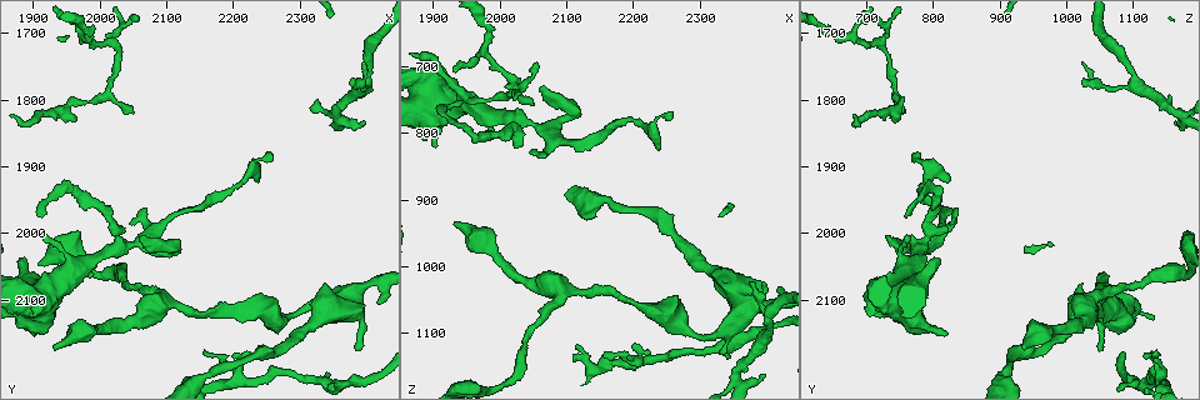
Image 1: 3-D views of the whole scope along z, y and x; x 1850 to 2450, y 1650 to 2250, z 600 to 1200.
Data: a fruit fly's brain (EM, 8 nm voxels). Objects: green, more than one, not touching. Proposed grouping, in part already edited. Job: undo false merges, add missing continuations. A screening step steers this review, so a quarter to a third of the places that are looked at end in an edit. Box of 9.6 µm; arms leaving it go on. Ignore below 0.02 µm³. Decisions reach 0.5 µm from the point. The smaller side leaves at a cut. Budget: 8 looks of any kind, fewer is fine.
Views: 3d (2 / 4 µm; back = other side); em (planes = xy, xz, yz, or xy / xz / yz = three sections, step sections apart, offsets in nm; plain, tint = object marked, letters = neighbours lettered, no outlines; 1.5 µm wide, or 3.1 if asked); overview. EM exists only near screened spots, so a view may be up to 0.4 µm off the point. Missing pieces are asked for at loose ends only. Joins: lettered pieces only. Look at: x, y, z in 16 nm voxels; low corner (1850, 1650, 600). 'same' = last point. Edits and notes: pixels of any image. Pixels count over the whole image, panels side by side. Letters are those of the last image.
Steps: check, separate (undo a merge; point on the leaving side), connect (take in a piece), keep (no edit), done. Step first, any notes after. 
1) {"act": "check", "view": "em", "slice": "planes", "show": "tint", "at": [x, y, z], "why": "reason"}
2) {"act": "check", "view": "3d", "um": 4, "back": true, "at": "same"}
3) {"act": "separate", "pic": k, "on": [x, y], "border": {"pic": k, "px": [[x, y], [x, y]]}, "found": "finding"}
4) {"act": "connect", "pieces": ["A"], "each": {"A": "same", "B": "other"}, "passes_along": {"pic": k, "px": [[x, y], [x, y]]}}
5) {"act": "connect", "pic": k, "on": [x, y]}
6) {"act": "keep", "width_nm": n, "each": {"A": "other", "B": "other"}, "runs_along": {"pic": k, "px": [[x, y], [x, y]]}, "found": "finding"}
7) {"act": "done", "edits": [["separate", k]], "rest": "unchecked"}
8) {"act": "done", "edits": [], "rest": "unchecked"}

{"act": "check", "view": "em", "slice": "planes", "show": "letters", "at": [2395, 1830, 1160], "why": "branch stops here"}

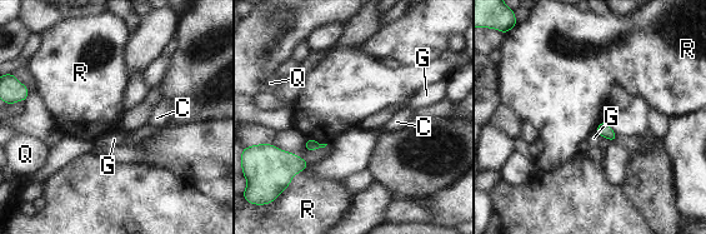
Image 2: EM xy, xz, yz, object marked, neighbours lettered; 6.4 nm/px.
{"act": "keep", "each": {"C": "other", "G": "other", "Q": "other", "R": "other"}, "border": {"pic": 2, "px": [[306, 138], [326, 144]]}, "found": "none of them fits"}

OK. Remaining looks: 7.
{"act": "check", "view": "em", "slice": "xz", "step": 4, "show": "tint", "at": [2205, 2185, 1115], "why": "branch stops here"}

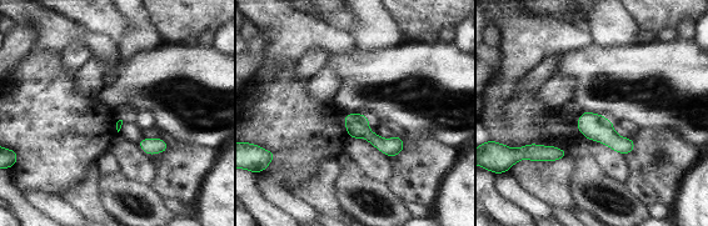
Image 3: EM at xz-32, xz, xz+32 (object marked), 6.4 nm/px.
{"act": "check", "view": "em", "slice": "planes", "show": "letters", "at": "same", "why": "another direction"}

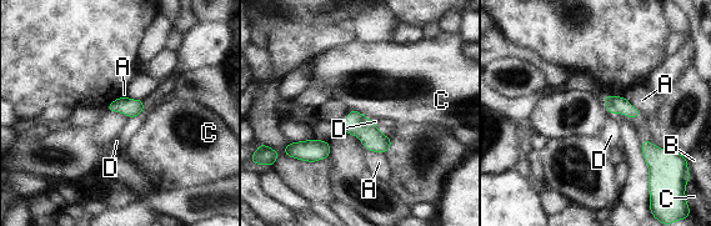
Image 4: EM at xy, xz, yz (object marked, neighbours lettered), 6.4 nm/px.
{"act": "keep", "longest_contact_nm": ["C", 160], "each": {"A": "other", "B": "other", "C": "other", "D": "other"}, "found": "none of them fits"}

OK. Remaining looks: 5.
{"act": "check", "view": "em", "slice": "planes", "show": "letters", "at": [2065, 2095, 1015], "why": "an open end"}

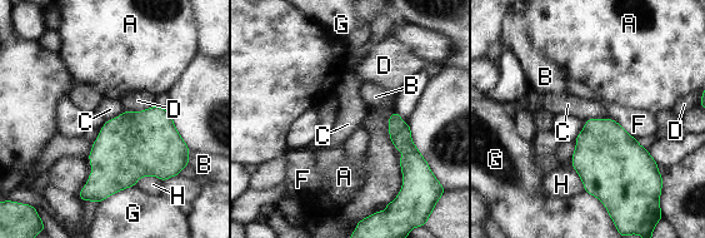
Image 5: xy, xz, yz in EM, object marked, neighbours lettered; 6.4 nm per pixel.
{"act": "keep", "width_nm": 280, "longest_contact_nm": ["D", 260], "each": {"A": "other", "B": "other", "C": "other", "D": "other", "F": "other", "G": "other", "H": "other"}, "found": "no lettered piece goes on from it"}

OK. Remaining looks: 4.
{"act": "done", "edits": [], "rest": "unchecked"}

